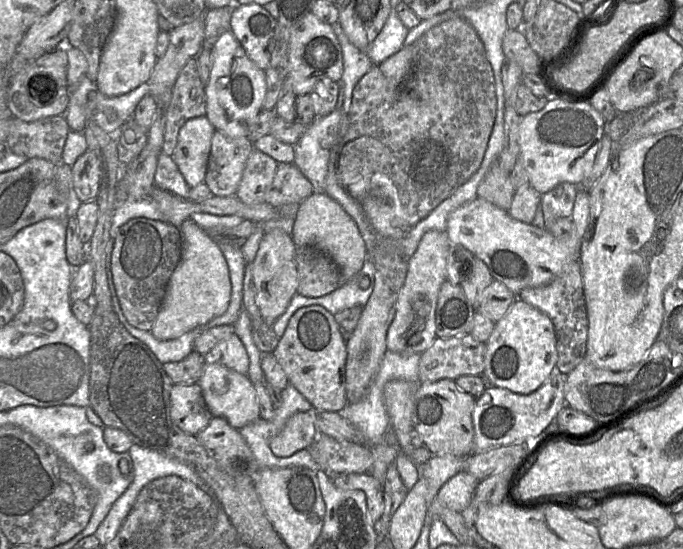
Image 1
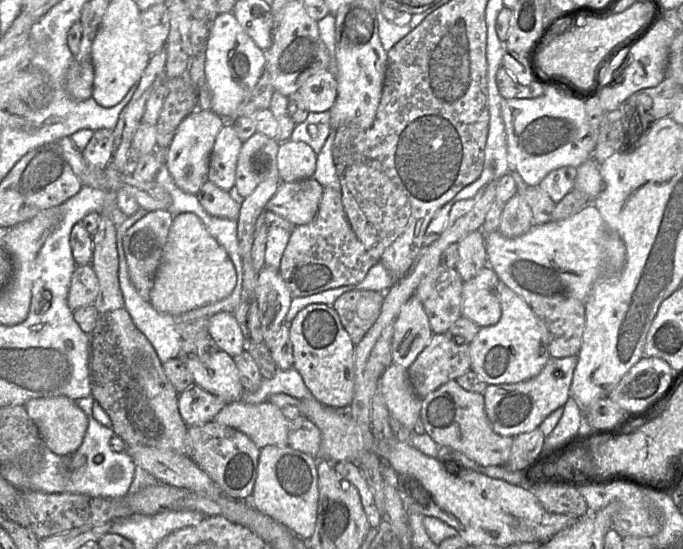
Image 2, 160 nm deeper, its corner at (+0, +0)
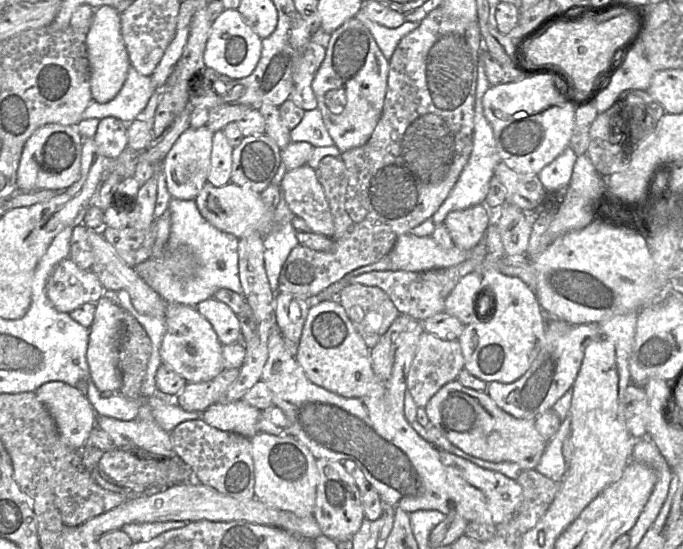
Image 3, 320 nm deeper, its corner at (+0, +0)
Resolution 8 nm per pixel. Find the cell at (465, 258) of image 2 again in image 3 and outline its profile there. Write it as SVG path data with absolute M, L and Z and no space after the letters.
M478 204L450 212L444 224L454 245L464 250L475 248L486 234L489 225L488 207Z

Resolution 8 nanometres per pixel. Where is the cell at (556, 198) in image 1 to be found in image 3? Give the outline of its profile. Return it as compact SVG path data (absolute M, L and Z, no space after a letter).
M567 147L555 160L545 166L537 175L547 190L557 190L561 194L570 183L577 156Z

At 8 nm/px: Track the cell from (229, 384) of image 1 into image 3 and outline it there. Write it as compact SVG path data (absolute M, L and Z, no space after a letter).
M167 303L166 306L166 328L159 351L162 364L169 365L187 383L202 383L214 379L224 368L223 345L212 326L195 307L176 303Z

